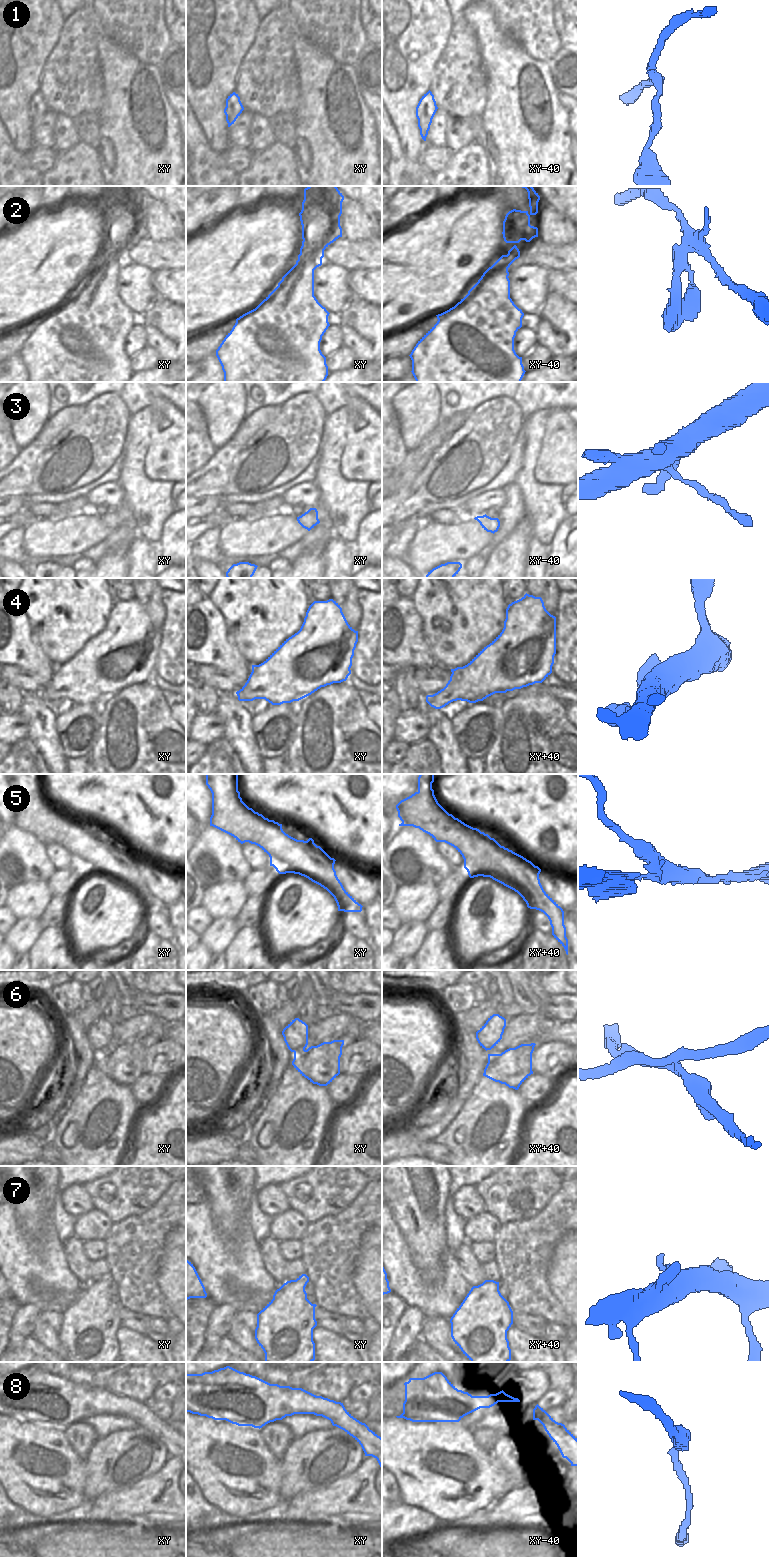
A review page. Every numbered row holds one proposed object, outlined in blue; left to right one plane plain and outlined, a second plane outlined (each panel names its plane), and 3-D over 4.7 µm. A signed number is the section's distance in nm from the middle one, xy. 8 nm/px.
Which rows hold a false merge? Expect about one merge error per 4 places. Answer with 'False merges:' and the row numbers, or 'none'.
False merges: 5, 6

